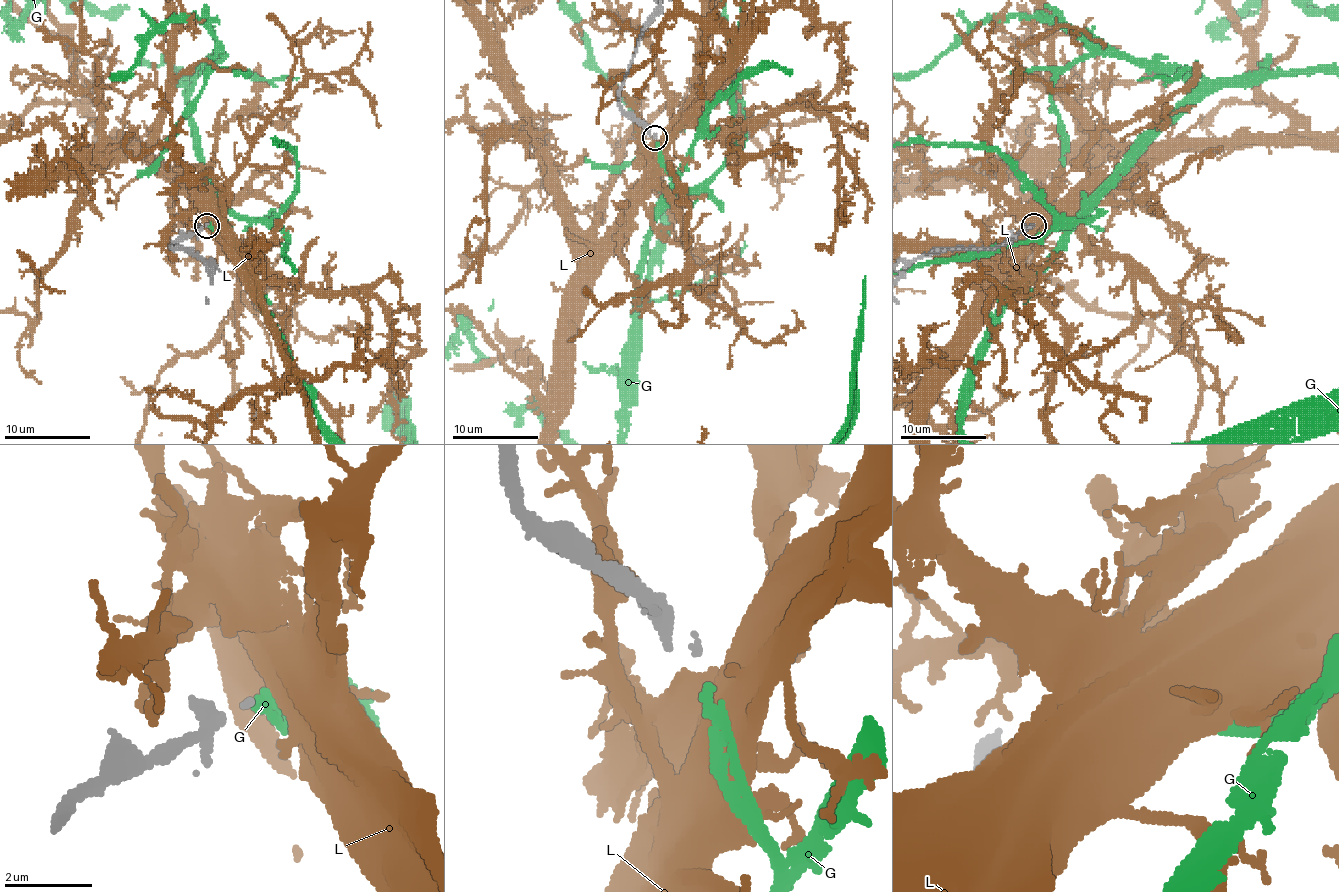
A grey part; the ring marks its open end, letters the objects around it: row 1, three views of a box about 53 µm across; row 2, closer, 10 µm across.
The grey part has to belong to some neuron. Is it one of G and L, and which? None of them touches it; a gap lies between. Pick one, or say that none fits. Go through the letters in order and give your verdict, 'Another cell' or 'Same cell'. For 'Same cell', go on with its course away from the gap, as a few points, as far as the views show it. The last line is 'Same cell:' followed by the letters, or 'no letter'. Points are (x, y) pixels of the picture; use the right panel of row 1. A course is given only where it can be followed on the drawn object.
G: Same cell
L: Another cell
Same cell: G

